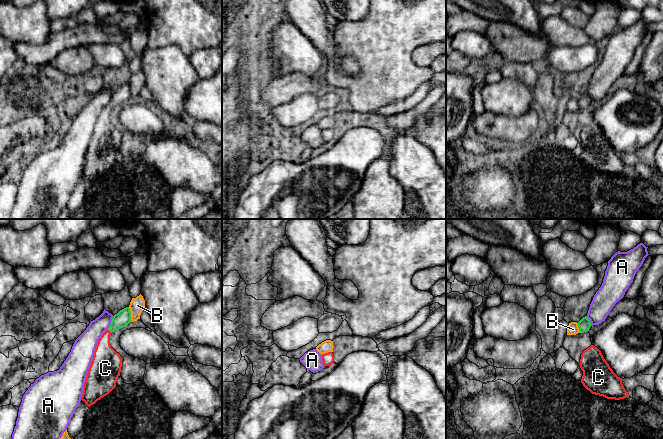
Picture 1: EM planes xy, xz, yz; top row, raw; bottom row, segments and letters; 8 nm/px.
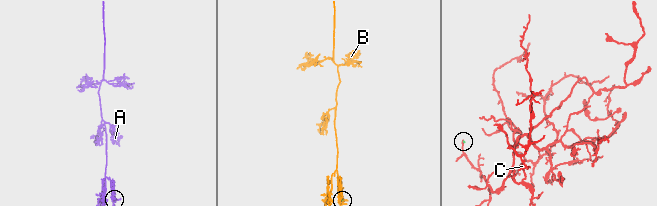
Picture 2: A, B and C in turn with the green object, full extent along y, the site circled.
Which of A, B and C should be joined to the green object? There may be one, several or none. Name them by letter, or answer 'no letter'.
C

